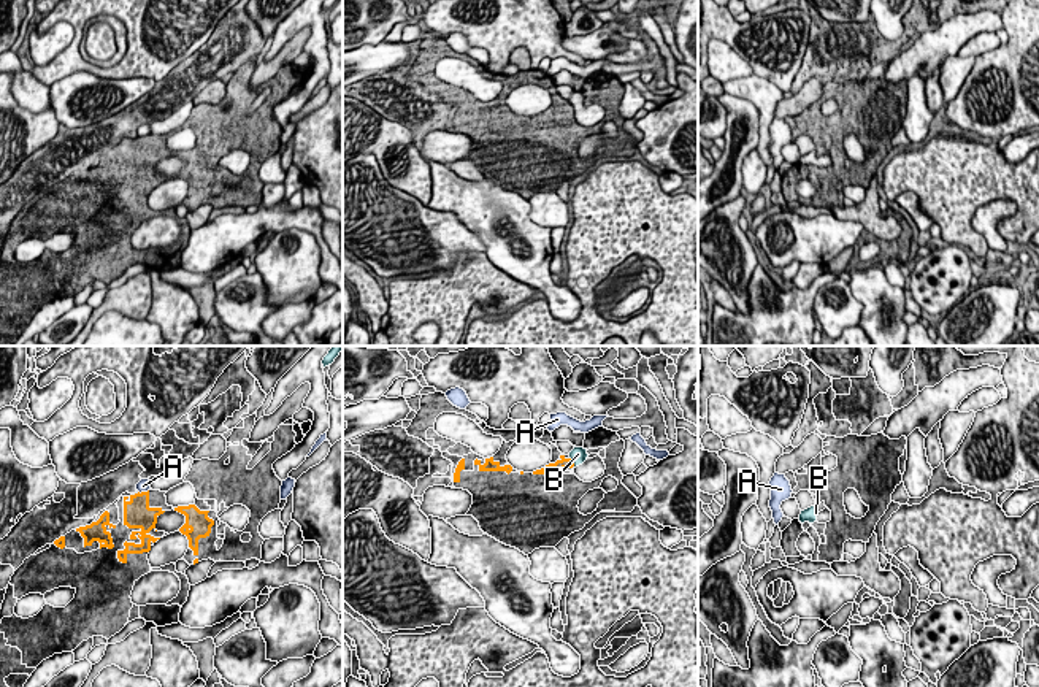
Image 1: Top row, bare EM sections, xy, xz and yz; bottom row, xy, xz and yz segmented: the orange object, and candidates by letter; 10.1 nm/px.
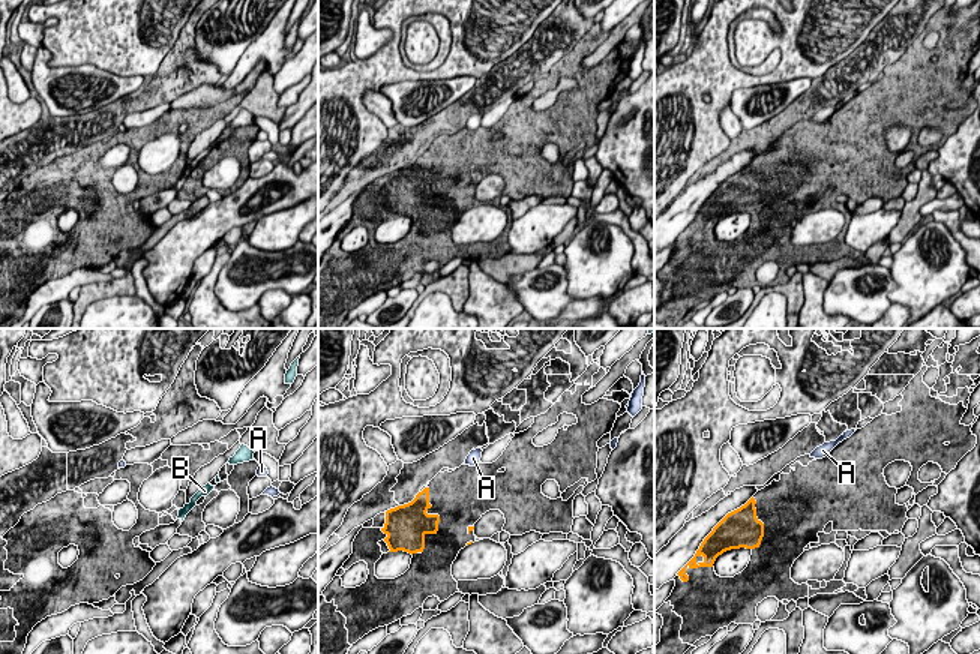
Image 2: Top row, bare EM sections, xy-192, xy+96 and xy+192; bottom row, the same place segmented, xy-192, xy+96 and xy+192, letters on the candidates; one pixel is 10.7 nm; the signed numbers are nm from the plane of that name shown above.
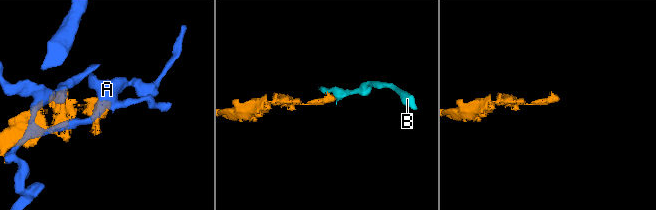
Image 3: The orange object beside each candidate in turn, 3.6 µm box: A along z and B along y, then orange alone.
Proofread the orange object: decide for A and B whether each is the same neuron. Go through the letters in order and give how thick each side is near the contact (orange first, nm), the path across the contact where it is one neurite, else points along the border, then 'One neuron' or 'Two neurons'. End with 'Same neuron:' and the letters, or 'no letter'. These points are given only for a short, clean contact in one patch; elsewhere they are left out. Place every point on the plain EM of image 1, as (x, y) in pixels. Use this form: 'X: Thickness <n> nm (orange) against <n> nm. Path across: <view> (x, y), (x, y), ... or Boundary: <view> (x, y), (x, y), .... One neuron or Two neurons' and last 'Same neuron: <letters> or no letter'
A: Thickness 280 nm (orange) against 130 nm. Boundary: xy (148, 134), (138, 137). Two neurons
B: Thickness 120 nm (orange) against 160 nm. Boundary: xz (570, 102), (575, 110). Two neurons
Same neuron: no letter

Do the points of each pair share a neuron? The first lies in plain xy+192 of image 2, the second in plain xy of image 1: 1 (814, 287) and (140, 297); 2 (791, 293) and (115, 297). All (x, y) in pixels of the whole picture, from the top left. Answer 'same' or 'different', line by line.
1: different
2: same

